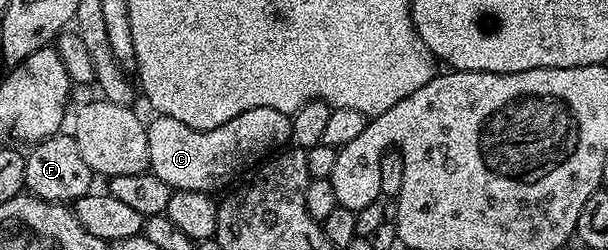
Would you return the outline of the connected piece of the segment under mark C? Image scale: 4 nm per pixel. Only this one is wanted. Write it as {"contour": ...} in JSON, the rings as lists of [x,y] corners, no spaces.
{"contour":[[[275,108],[248,109],[234,120],[209,130],[189,128],[165,115],[156,115],[154,119],[146,127],[150,171],[174,190],[216,193],[291,140],[292,117]]]}

